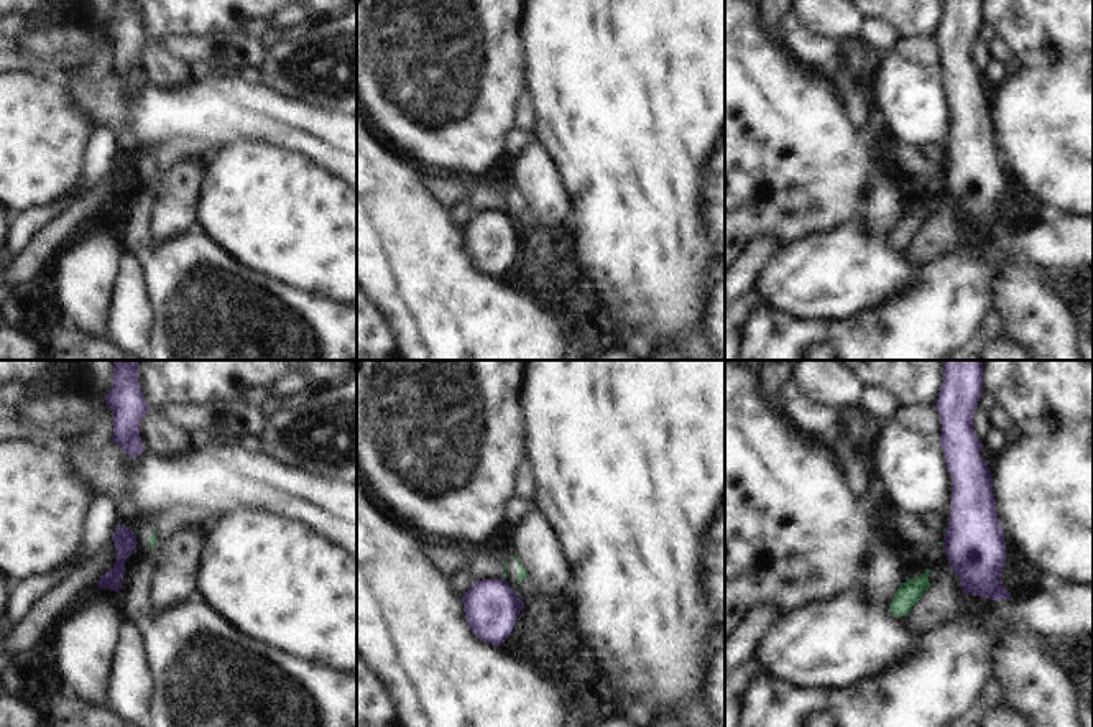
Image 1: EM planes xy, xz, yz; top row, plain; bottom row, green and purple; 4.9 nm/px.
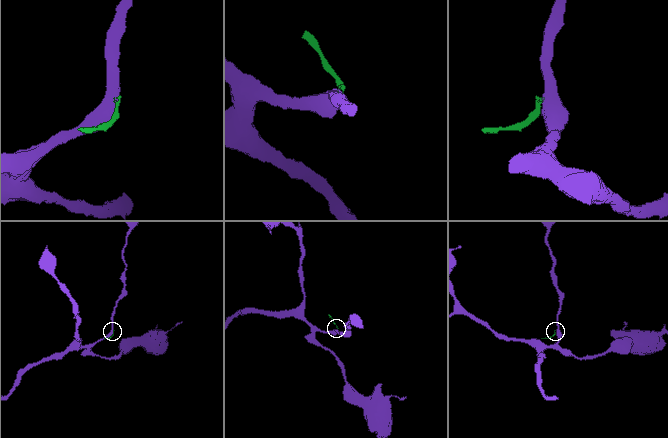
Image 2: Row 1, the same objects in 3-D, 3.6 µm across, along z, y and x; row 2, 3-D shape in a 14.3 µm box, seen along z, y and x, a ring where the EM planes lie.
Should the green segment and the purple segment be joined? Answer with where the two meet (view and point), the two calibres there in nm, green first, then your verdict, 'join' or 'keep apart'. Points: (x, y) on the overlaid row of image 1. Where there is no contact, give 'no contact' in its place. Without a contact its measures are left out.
no contact; keep apart

